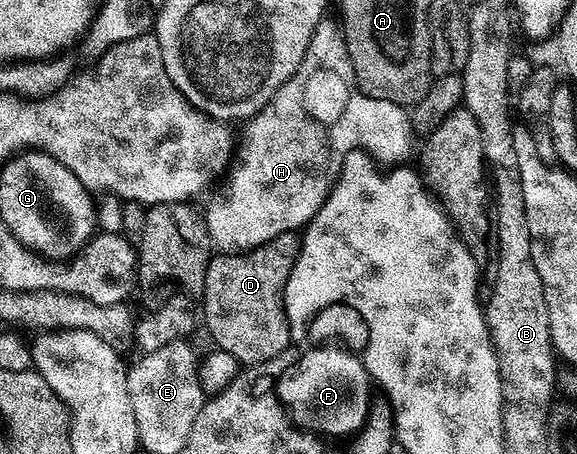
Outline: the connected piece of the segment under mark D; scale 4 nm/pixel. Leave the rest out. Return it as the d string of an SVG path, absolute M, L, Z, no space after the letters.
M282 232L282 236L274 236L274 240L270 240L261 246L255 246L252 250L243 252L220 252L217 253L211 260L208 261L206 268L206 284L202 301L204 301L204 314L202 310L202 322L208 325L208 334L216 341L214 344L216 350L225 350L230 356L234 356L234 360L241 367L244 366L260 366L263 362L272 362L284 349L287 348L288 342L293 341L292 333L288 331L288 317L284 311L284 289L286 288L286 280L290 280L290 272L292 266L296 263L296 257L300 251L301 235L296 232Z

